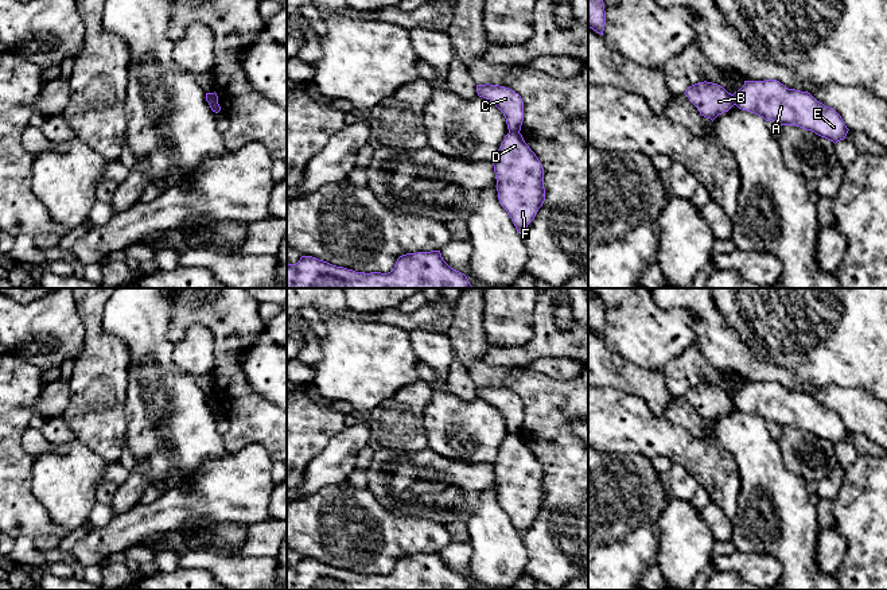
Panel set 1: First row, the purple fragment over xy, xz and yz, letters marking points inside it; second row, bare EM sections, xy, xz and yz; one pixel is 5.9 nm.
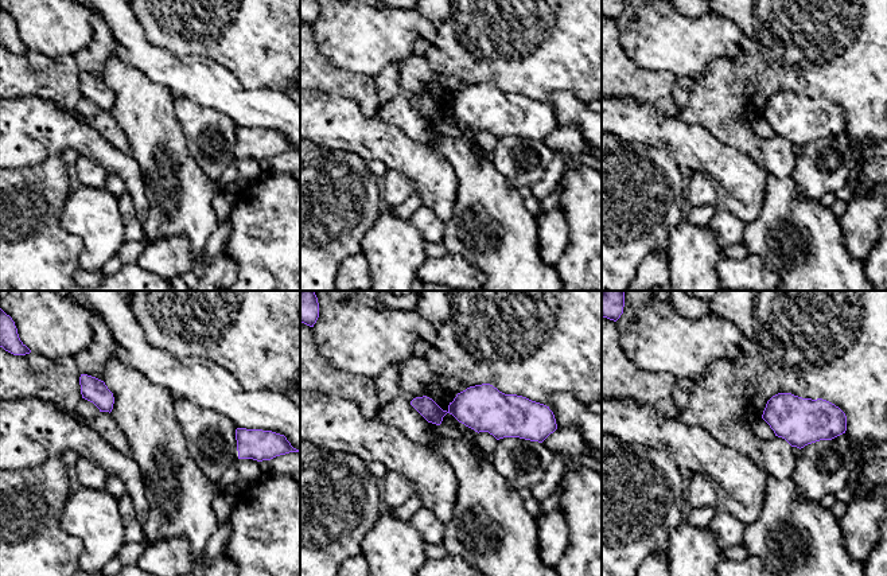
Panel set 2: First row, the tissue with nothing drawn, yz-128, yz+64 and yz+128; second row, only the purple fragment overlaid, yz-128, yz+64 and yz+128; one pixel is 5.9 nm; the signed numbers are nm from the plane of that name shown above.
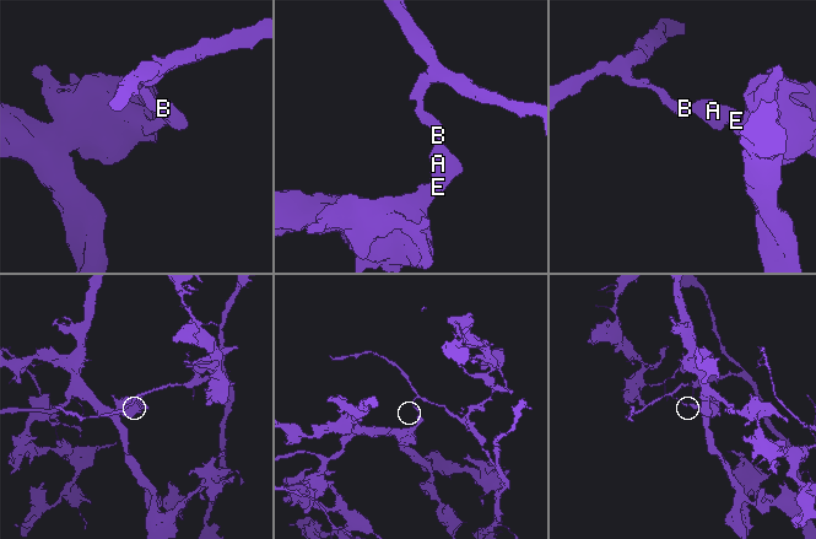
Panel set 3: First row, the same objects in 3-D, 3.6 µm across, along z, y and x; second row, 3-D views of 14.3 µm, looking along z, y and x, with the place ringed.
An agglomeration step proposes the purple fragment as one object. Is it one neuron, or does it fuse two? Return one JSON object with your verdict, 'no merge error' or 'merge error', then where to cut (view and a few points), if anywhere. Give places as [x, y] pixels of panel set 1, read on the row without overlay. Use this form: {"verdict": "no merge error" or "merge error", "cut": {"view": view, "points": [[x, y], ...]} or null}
{"verdict": "merge error", "cut": {"view": "xz", "points": [[509, 433], [518, 434]]}}

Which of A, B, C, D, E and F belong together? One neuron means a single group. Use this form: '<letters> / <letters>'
A D E F / B C

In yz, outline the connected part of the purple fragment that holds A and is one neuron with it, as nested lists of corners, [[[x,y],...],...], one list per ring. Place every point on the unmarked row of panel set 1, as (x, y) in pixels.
[[[777,381],[744,383],[732,401],[739,411],[755,415],[766,423],[795,427],[835,446],[844,442],[849,432],[833,409],[825,408],[810,395],[789,391]]]

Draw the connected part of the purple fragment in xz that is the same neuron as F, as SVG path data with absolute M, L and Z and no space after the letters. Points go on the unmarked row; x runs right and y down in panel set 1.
M509 434L493 467L499 505L521 536L545 502L542 466L520 434Z

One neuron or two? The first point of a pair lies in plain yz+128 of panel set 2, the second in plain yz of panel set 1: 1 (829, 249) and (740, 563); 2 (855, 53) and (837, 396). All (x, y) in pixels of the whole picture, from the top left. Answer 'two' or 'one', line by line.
1: two
2: two

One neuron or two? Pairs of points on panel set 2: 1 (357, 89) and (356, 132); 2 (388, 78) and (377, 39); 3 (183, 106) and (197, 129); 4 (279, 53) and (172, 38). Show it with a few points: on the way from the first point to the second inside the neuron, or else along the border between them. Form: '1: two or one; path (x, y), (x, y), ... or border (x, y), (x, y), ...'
1: two; border (327, 92), (350, 98), (366, 116), (376, 116)
2: two; border (403, 61), (388, 63), (374, 77)
3: one; path (189, 112), (197, 124)
4: one; path (252, 46), (199, 43)

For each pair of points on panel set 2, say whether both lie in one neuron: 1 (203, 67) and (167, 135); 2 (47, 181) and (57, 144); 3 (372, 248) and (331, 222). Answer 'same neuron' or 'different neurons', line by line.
1: different neurons
2: different neurons
3: different neurons

